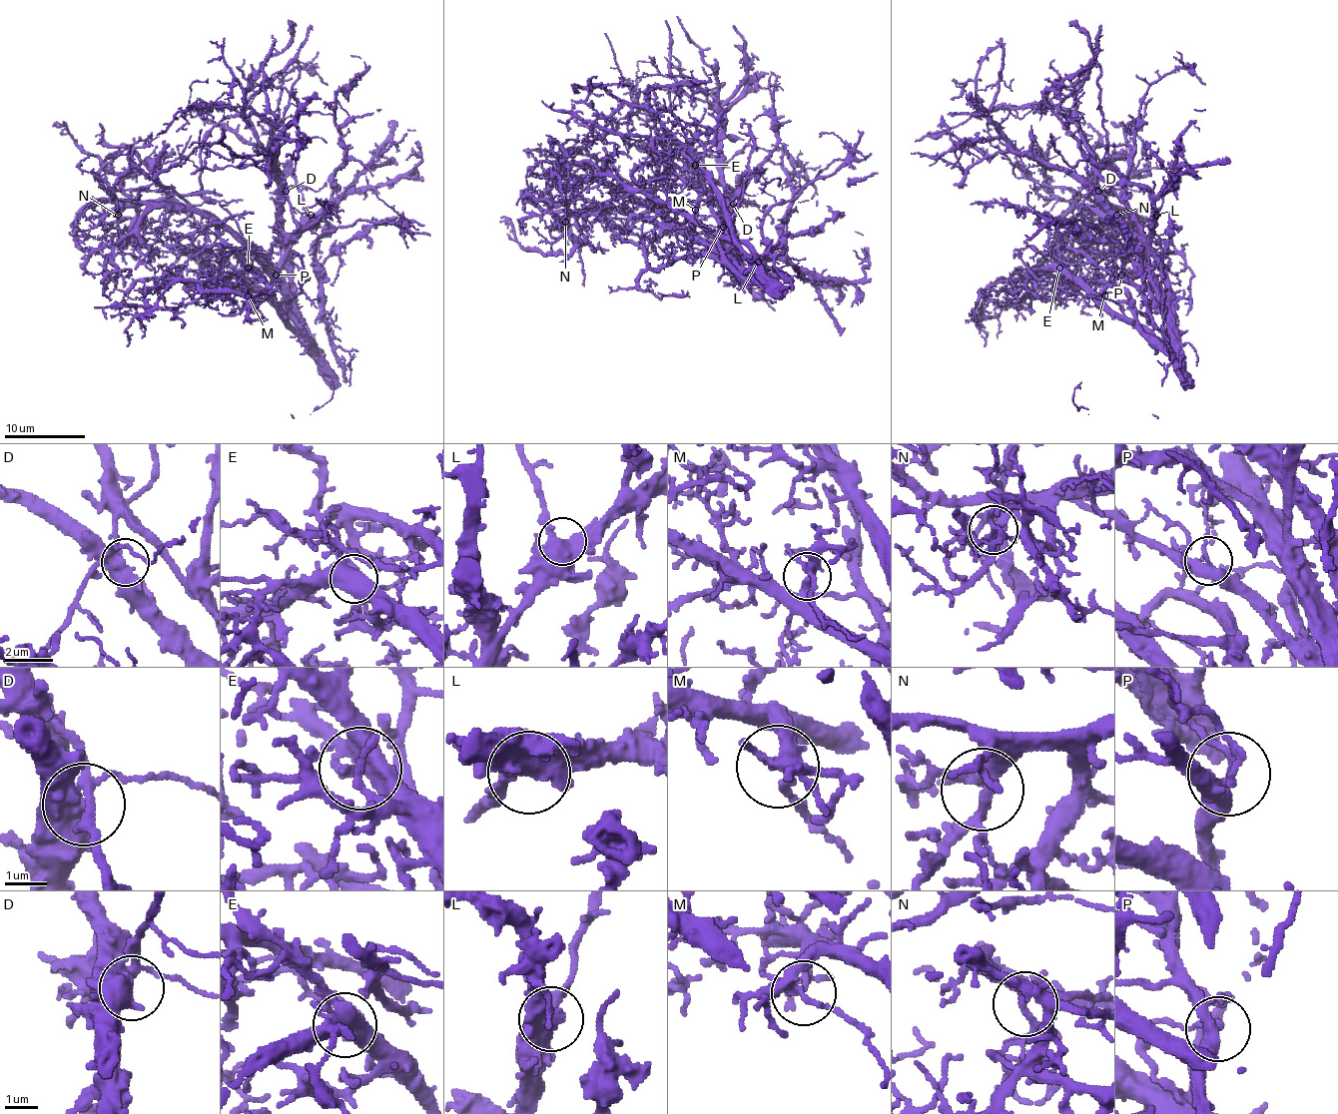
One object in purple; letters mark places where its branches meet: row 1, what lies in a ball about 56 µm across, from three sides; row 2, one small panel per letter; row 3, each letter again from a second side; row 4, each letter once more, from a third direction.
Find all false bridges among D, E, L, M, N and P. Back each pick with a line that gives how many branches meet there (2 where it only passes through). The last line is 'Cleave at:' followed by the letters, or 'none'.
D: Branches: 4
P: Branches: 4
Cleave at: D, P

